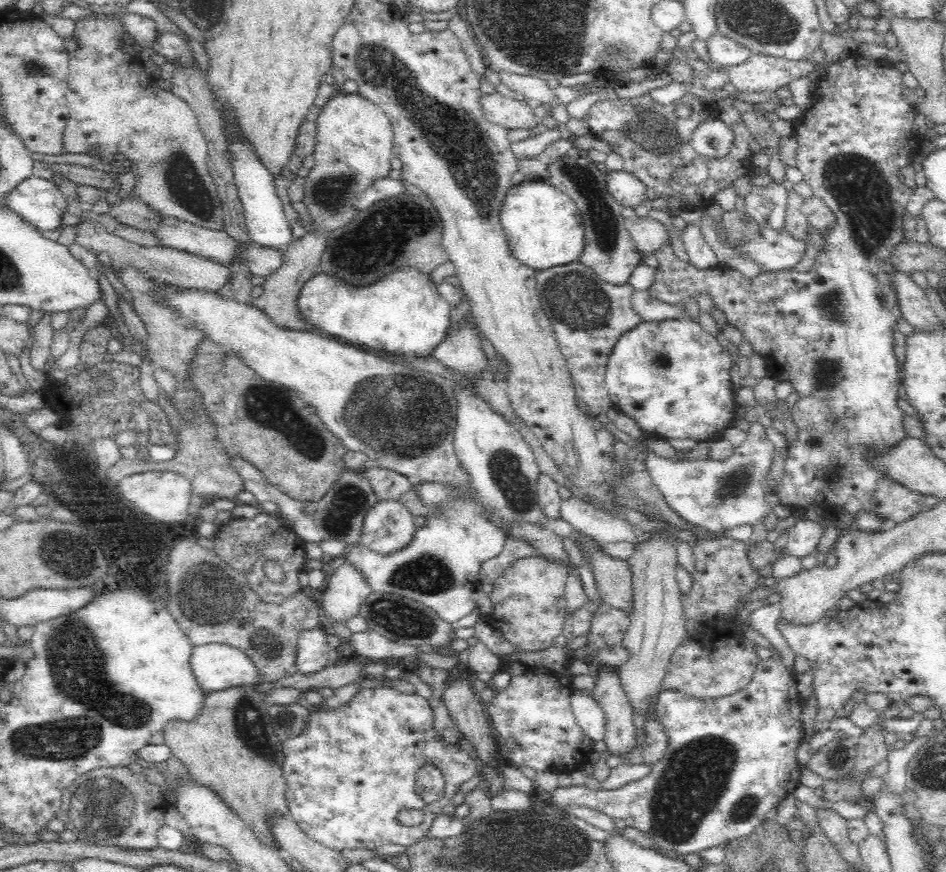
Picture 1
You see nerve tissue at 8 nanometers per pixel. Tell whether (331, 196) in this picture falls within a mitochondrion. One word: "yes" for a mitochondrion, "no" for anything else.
yes

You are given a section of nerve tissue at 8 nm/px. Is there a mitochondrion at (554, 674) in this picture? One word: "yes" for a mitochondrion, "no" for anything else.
no

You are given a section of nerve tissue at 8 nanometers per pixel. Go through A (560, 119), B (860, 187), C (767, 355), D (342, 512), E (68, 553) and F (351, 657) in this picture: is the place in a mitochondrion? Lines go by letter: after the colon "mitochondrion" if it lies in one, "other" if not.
A: other
B: mitochondrion
C: other
D: mitochondrion
E: mitochondrion
F: other

